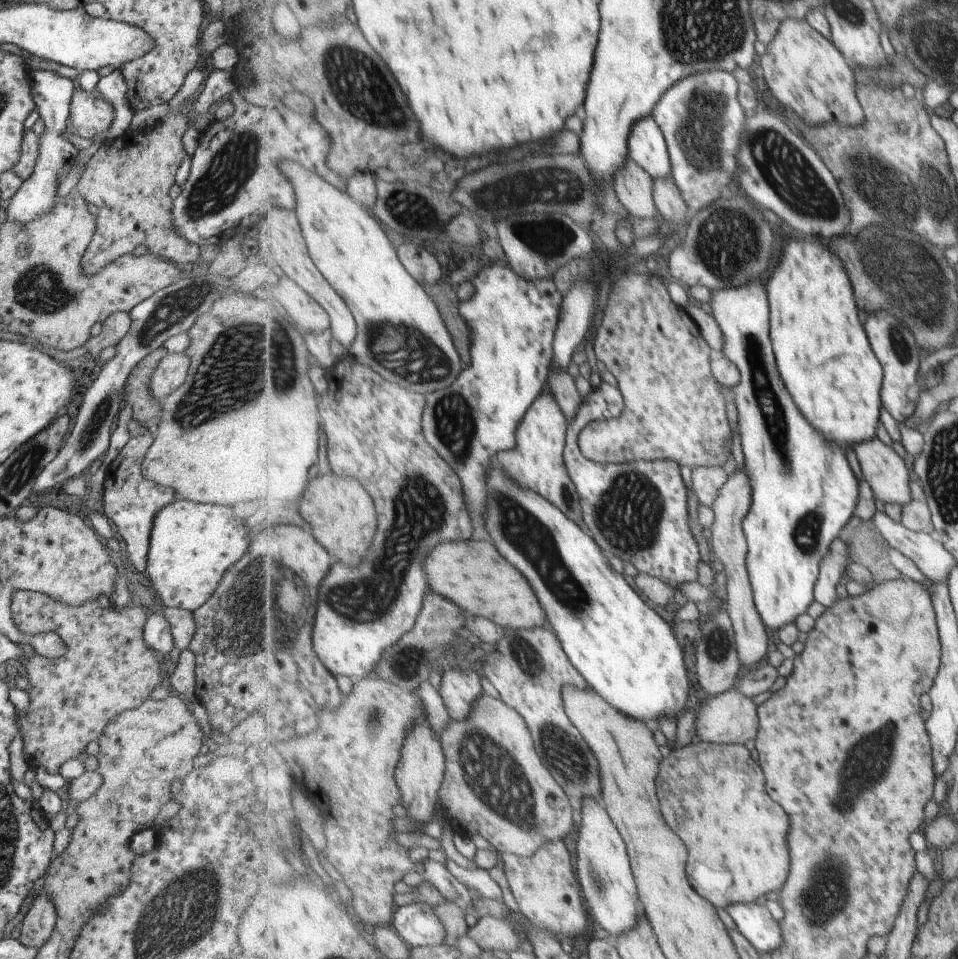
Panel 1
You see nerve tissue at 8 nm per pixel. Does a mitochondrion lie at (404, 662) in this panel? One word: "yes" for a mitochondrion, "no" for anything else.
yes

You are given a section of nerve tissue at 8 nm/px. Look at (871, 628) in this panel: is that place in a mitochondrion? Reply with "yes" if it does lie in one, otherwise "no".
no

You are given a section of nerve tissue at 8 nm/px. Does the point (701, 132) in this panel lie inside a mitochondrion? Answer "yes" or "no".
yes

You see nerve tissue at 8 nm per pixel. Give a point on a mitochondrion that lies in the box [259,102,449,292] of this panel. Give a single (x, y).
(410, 210)

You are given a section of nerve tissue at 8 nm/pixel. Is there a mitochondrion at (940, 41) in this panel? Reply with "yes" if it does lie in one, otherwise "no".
yes

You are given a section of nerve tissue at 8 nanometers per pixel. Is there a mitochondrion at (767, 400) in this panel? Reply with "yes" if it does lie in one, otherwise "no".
yes

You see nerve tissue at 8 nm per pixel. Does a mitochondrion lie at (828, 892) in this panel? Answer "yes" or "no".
yes

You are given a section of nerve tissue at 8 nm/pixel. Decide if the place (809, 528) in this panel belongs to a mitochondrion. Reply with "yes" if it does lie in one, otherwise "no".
yes

